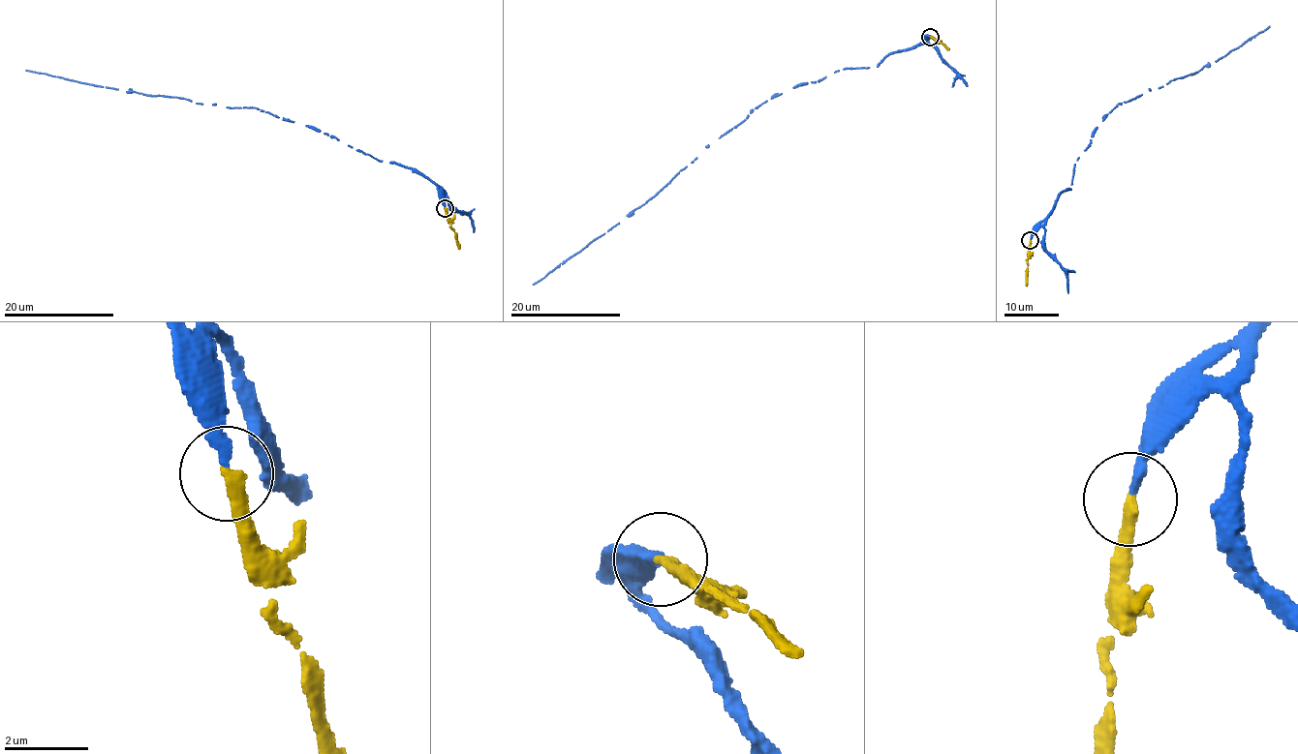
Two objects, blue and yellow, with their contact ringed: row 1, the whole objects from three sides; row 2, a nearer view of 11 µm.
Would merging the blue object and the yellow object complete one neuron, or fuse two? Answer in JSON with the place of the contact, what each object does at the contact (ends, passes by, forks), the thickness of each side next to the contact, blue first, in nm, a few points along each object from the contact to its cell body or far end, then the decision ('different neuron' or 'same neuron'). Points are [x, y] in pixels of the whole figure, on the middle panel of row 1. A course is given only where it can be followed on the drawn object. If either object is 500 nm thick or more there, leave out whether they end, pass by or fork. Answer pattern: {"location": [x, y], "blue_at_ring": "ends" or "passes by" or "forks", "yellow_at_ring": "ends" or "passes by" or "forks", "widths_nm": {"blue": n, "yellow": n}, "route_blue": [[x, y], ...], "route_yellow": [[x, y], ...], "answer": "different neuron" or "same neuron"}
{"location": [930, 37], "blue_at_ring": "ends", "yellow_at_ring": "ends", "widths_nm": {"blue": 240, "yellow": 320}, "route_blue": [[931, 36], [892, 52], [877, 66], [845, 68], [772, 97], [707, 145], [646, 201], [533, 285]], "route_yellow": [[931, 37], [948, 49]], "answer": "same neuron"}

